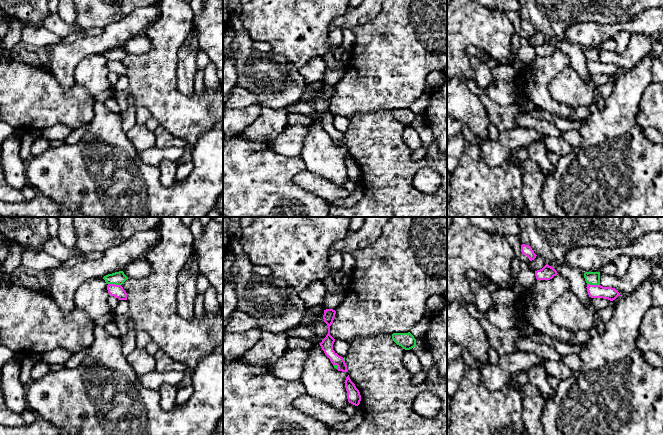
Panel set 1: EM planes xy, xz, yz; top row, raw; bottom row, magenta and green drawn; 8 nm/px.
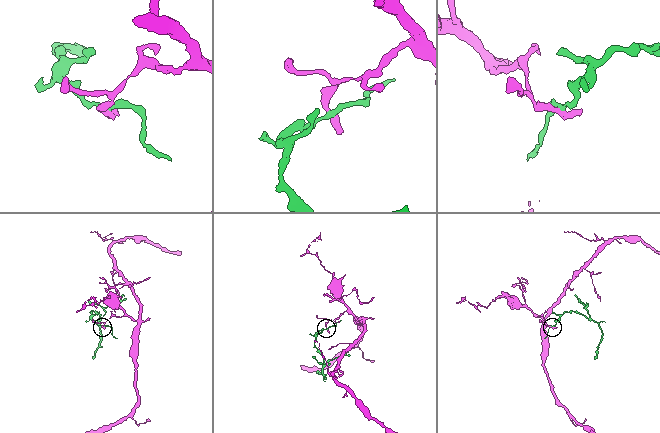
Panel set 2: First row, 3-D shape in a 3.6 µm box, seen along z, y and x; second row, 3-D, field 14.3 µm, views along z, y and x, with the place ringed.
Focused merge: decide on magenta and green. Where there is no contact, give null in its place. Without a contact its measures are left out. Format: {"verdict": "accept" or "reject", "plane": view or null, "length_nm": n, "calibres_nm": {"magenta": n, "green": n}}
{"verdict": "reject", "plane": "xy", "length_nm": 110, "calibres_nm": {"magenta": 100, "green": 110}}

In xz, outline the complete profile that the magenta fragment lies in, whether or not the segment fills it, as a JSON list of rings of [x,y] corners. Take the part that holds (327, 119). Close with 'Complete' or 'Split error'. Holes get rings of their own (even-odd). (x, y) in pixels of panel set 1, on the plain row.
[[[333,85],[324,86],[323,95],[324,95],[324,98],[328,102],[328,110],[322,116],[322,118],[320,119],[320,122],[321,122],[322,126],[324,127],[325,131],[330,135],[331,139],[333,141],[338,142],[338,144],[337,144],[338,147],[348,148],[347,141],[346,141],[343,133],[339,132],[333,126],[333,120],[335,118],[335,115],[330,111],[330,102],[333,99],[335,90],[336,90],[336,87]]]. Complete

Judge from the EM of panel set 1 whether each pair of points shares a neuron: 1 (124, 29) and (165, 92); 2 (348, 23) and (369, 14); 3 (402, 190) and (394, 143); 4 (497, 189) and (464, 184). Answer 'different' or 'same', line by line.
1: different
2: same
3: same
4: same

